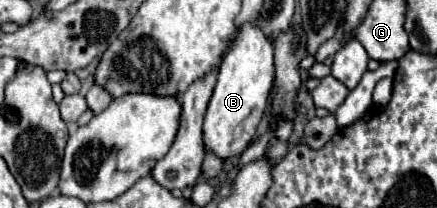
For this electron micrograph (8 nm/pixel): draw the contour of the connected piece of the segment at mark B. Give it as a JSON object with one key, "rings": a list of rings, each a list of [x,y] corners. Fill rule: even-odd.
{"rings":[[[247,21],[237,29],[233,47],[219,65],[217,85],[213,89],[203,123],[205,149],[215,151],[221,159],[241,155],[249,145],[251,137],[255,135],[255,129],[265,113],[271,87],[273,87],[273,41],[263,33],[261,27]]]}

